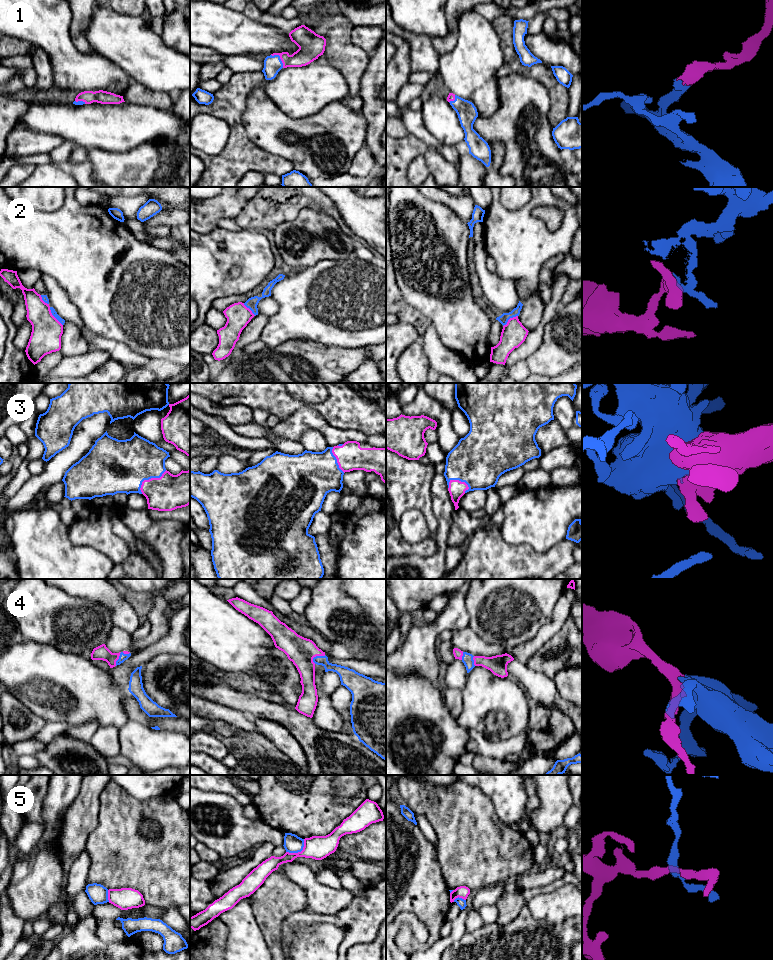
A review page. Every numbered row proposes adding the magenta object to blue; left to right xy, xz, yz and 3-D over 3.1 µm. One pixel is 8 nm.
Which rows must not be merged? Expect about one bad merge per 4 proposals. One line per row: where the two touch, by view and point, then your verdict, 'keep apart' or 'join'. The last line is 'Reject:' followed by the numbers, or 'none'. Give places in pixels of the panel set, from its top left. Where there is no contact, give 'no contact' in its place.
1: meets blue in xz at (279, 58); join
2: meets blue in xy at (53, 315); keep apart
3: meets blue in xy at (148, 479); join
4: meets blue in xy at (120, 655); join
5: meets blue in xz at (299, 851); keep apart
Reject: 2, 5

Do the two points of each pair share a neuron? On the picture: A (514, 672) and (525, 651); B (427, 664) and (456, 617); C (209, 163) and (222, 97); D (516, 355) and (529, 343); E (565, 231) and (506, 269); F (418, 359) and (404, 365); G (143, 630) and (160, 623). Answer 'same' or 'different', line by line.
A: different
B: same
C: same
D: same
E: same
F: same
G: different

